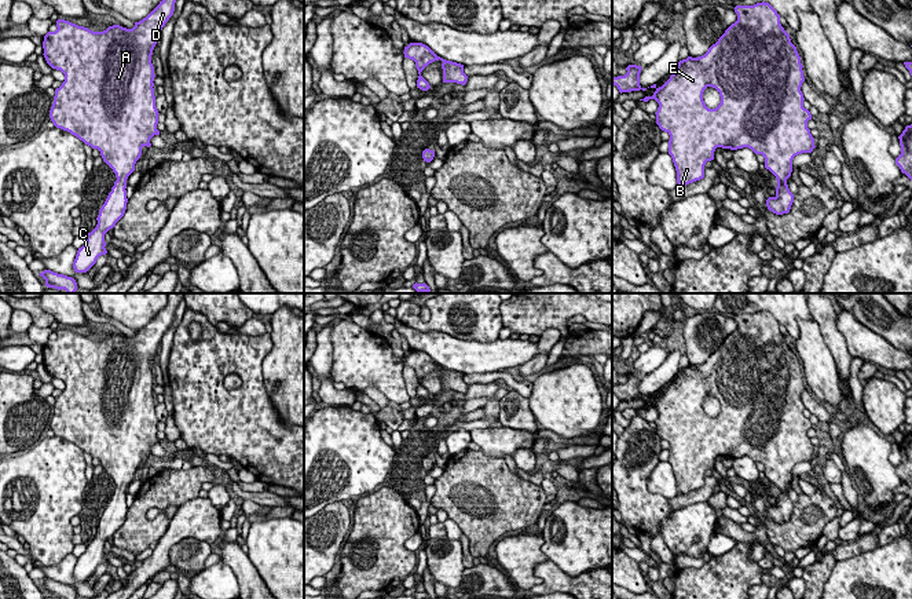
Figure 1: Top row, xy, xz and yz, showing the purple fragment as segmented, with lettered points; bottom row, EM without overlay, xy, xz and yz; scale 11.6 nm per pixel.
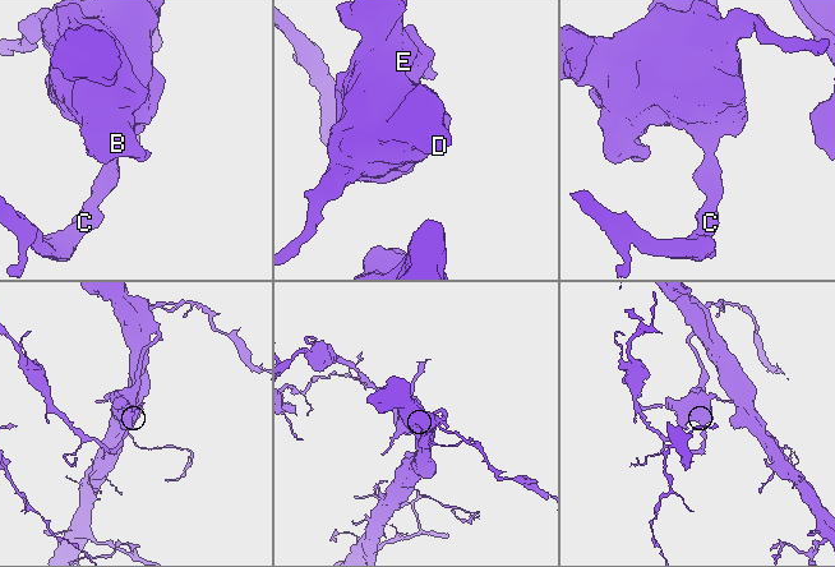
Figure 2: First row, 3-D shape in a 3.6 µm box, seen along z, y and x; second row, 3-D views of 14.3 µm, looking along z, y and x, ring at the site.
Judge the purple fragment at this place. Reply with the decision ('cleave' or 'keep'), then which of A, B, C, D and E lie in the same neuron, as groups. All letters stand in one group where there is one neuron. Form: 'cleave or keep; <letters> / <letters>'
keep; A B C D E

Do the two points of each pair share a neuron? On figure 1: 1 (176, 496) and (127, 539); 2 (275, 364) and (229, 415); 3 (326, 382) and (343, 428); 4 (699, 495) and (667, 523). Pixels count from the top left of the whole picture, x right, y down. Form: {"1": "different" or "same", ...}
{"1": "same", "2": "different", "3": "different", "4": "different"}

